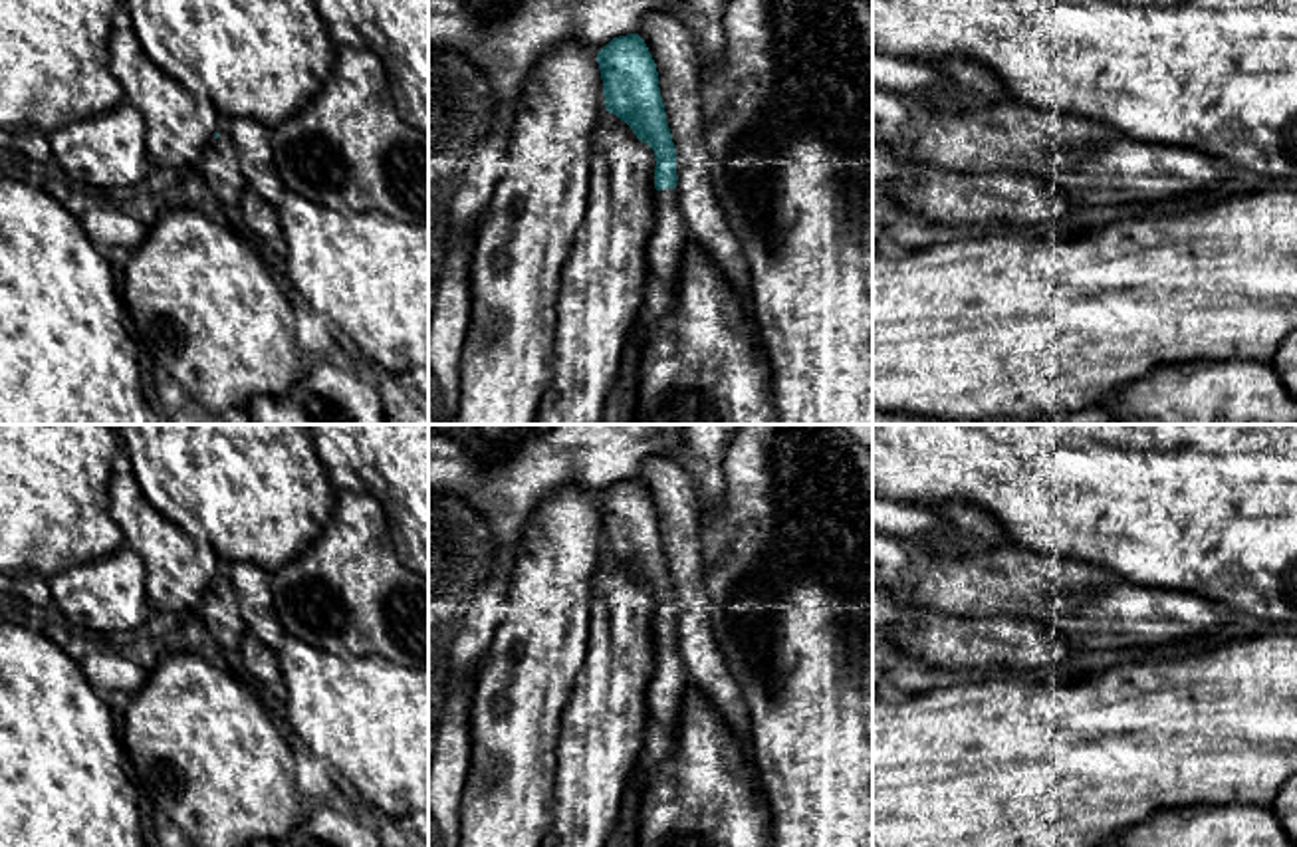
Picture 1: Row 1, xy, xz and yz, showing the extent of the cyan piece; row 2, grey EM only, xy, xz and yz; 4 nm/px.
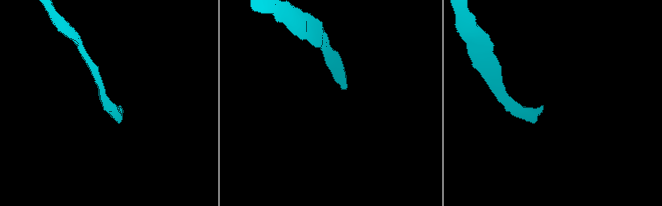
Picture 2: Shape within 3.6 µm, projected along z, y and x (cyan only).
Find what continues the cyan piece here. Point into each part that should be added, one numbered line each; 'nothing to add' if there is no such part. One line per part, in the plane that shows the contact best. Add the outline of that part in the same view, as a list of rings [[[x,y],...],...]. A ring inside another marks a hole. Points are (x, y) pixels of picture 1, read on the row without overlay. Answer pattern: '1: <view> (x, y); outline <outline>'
1: xz (667, 689); outline [[[662,633],[656,641],[656,668],[648,684],[648,714],[662,738],[672,738],[678,730],[684,694],[690,686],[676,633]]]

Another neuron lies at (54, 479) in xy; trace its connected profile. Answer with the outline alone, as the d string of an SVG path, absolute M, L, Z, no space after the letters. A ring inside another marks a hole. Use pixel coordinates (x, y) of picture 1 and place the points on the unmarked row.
M0 424L0 583L18 575L52 577L83 561L103 559L125 545L109 514L113 462L121 454L111 424Z

